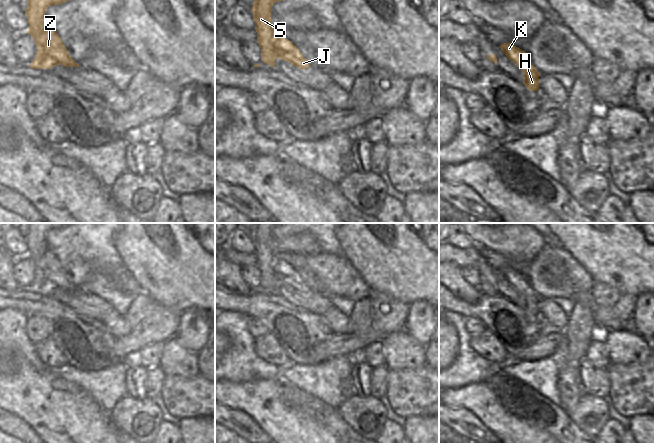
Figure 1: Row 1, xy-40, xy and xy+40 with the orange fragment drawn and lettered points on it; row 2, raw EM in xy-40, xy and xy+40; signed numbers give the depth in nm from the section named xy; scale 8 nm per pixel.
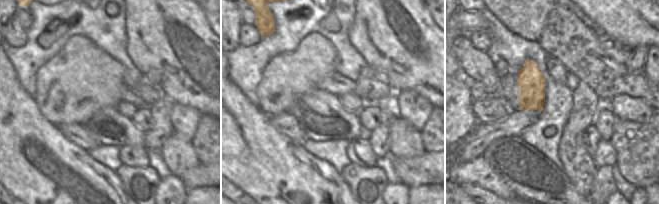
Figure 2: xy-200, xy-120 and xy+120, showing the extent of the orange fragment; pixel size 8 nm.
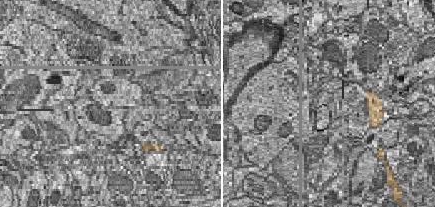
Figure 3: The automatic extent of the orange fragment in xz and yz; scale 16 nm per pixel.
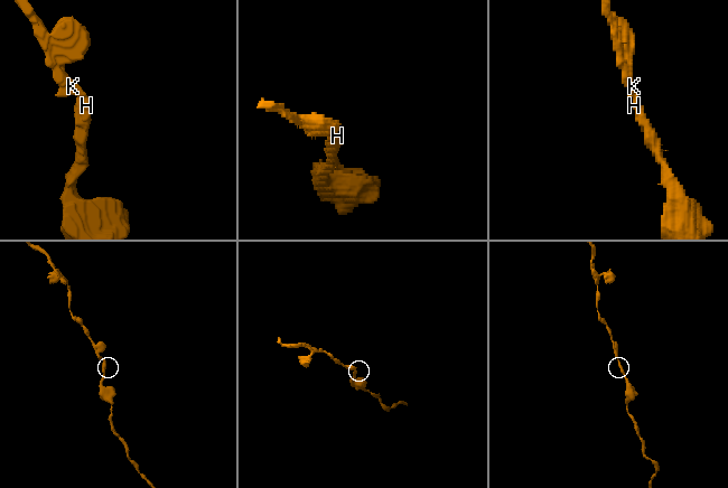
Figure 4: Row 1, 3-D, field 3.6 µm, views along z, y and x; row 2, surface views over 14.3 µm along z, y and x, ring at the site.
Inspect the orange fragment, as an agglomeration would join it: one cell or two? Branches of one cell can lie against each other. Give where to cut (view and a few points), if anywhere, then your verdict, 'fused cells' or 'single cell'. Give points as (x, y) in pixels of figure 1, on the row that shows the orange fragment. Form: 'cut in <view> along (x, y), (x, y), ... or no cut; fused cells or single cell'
no cut; single cell

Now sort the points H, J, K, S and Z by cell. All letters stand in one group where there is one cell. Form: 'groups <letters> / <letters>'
groups H J K S Z

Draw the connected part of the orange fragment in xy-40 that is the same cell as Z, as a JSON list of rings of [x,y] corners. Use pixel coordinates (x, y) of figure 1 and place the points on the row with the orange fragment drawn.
[[[27,0],[25,14],[29,28],[26,32],[37,46],[35,58],[29,63],[29,67],[34,69],[51,69],[56,65],[79,67],[45,16],[48,7],[60,5],[66,1],[70,0]]]

